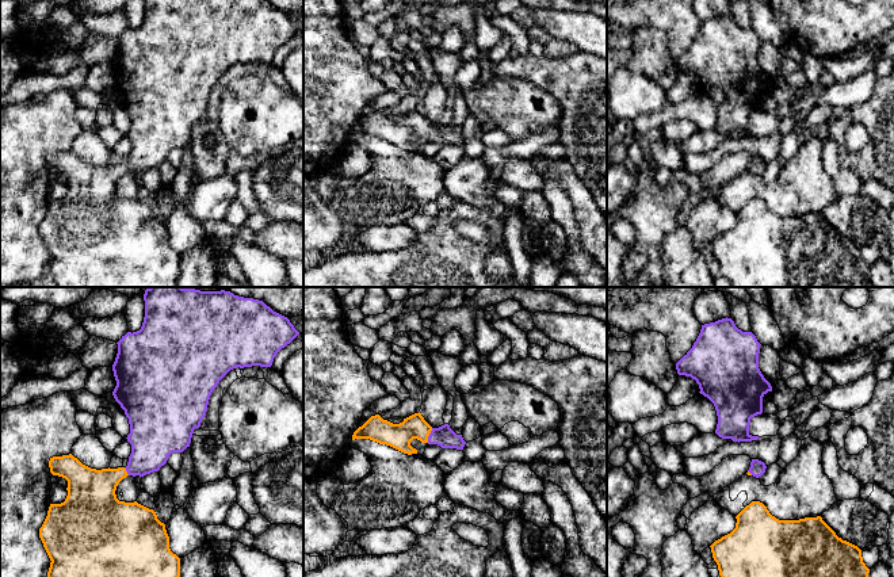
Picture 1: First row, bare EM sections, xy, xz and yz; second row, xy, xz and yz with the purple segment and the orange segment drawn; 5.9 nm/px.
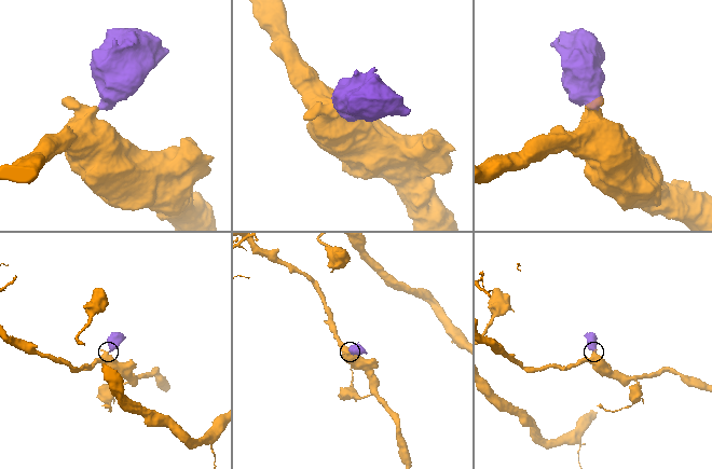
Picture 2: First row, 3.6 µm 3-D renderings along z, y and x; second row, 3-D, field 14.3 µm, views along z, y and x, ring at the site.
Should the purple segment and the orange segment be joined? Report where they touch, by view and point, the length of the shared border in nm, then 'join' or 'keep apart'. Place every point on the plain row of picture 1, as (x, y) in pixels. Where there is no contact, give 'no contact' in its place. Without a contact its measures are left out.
xz (430, 132) | 90 nm | join

